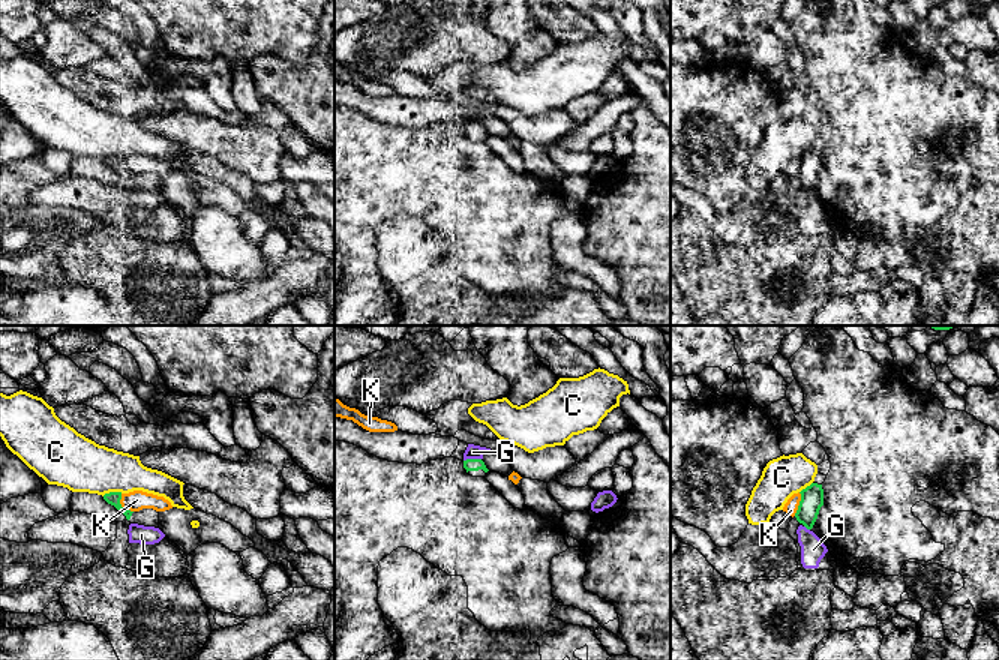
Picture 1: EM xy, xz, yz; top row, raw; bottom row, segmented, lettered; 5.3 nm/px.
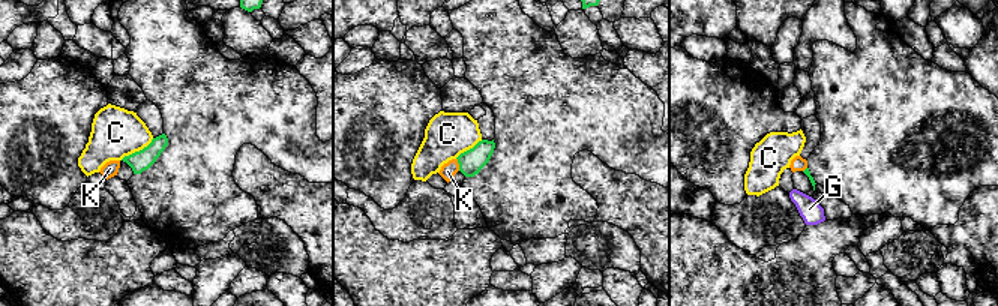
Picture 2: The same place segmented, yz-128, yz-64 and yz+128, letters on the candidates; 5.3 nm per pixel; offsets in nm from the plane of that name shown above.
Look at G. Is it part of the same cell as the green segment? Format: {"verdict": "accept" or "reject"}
{"verdict": "reject"}

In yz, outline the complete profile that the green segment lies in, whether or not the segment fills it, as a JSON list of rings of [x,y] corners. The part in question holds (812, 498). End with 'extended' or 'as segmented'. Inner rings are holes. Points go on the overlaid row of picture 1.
[[[812,483],[801,492],[801,501],[795,518],[800,524],[802,524],[807,530],[812,530],[820,507],[824,506],[824,489],[822,484]]]; as segmented

